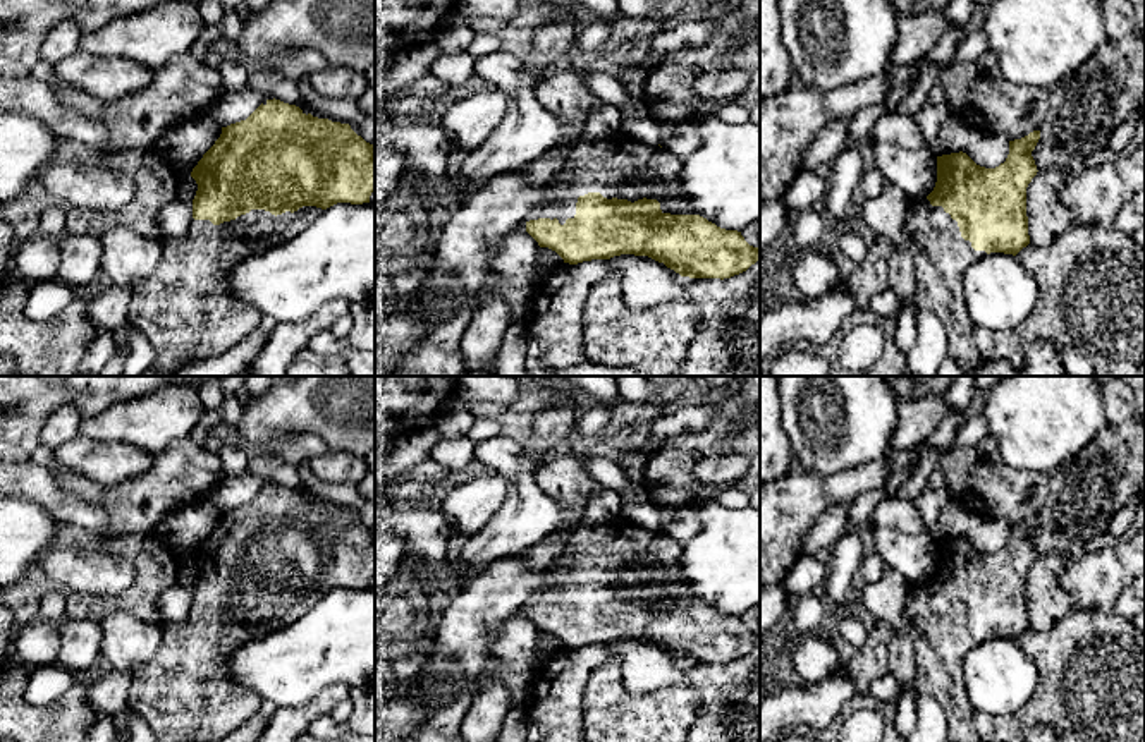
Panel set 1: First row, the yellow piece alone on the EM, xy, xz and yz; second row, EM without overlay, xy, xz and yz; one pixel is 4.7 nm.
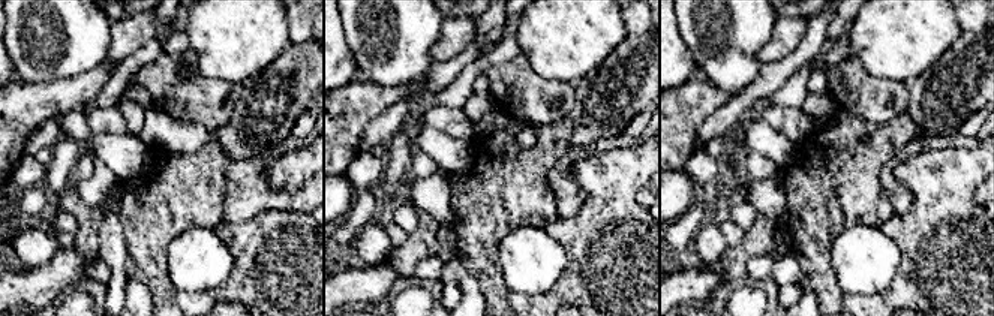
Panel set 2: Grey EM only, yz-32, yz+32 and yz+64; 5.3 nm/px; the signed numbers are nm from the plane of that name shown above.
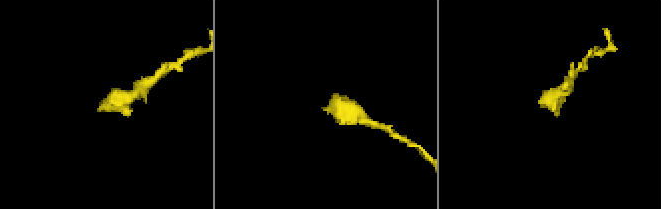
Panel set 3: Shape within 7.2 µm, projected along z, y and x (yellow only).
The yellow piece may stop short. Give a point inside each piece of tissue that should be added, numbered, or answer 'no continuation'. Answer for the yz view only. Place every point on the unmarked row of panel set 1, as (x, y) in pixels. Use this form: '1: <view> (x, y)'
1: yz (942, 641)

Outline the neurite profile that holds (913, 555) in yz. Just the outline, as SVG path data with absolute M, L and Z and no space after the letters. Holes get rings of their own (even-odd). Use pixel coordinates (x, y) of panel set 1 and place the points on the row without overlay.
M877 527L866 548L879 553L908 584L927 582L937 567L937 541L930 531L908 534L897 529Z

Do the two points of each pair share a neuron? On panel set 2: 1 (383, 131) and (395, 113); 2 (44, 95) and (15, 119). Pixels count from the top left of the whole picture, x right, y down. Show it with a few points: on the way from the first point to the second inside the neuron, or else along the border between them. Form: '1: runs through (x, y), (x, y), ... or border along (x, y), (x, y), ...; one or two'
1: runs through (386, 126), (395, 117); one
2: runs through (36, 102), (23, 111); one

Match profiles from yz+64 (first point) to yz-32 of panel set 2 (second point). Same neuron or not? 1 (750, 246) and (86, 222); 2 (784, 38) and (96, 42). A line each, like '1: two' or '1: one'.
1: one
2: two

